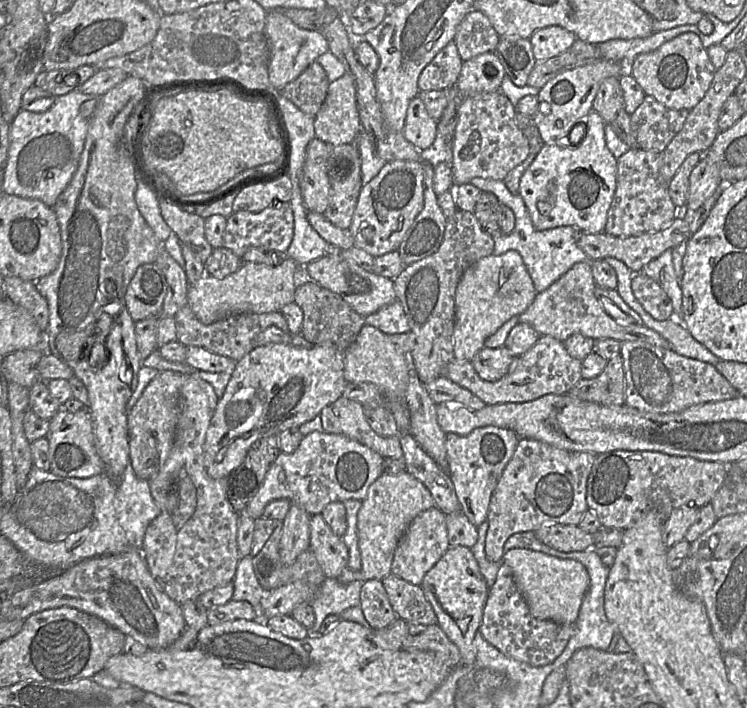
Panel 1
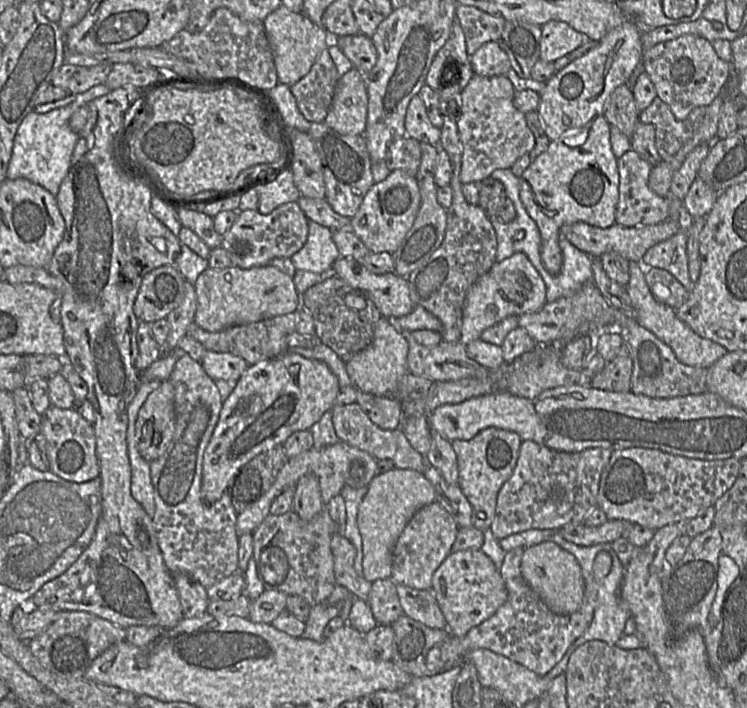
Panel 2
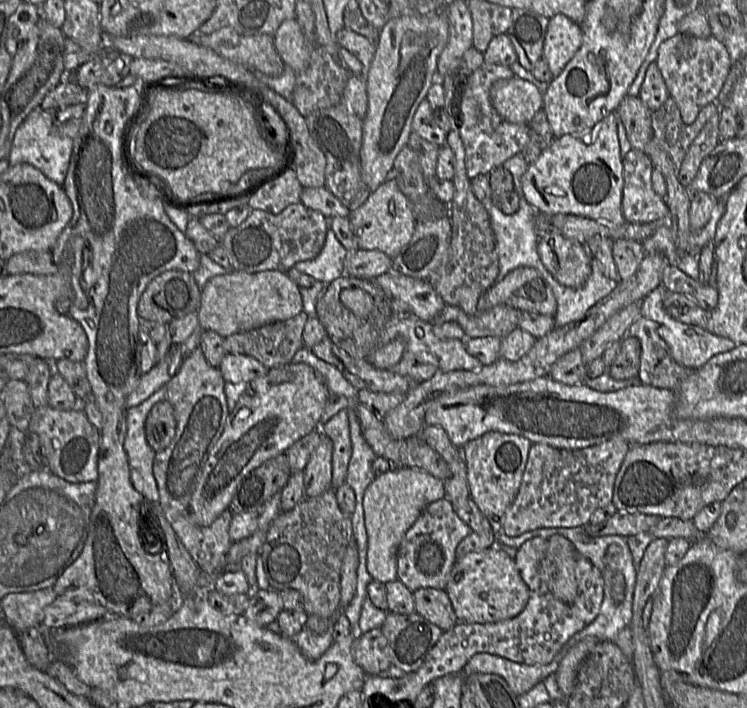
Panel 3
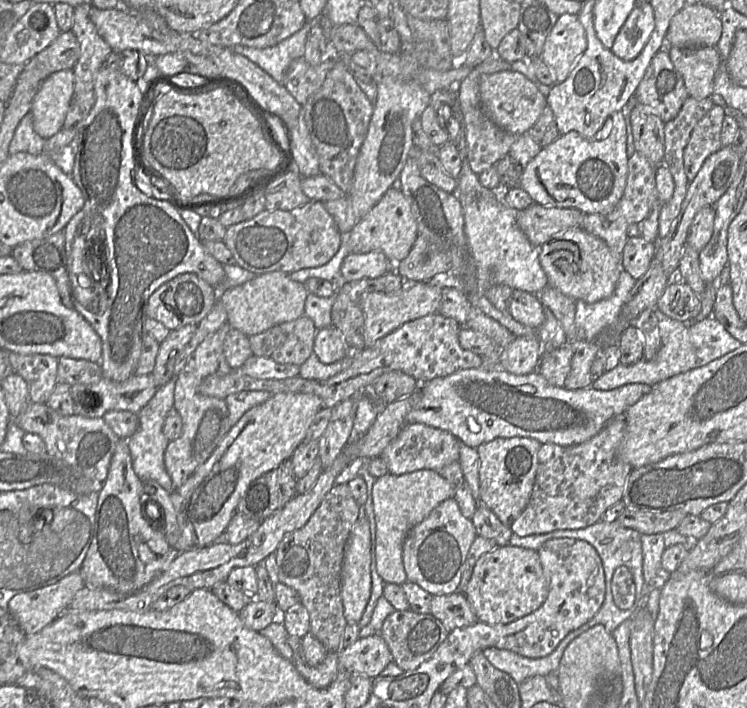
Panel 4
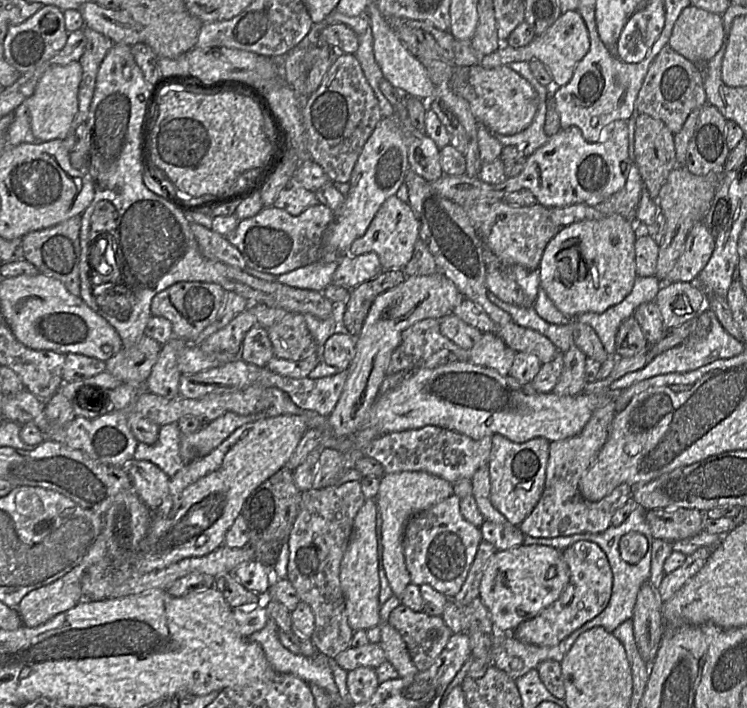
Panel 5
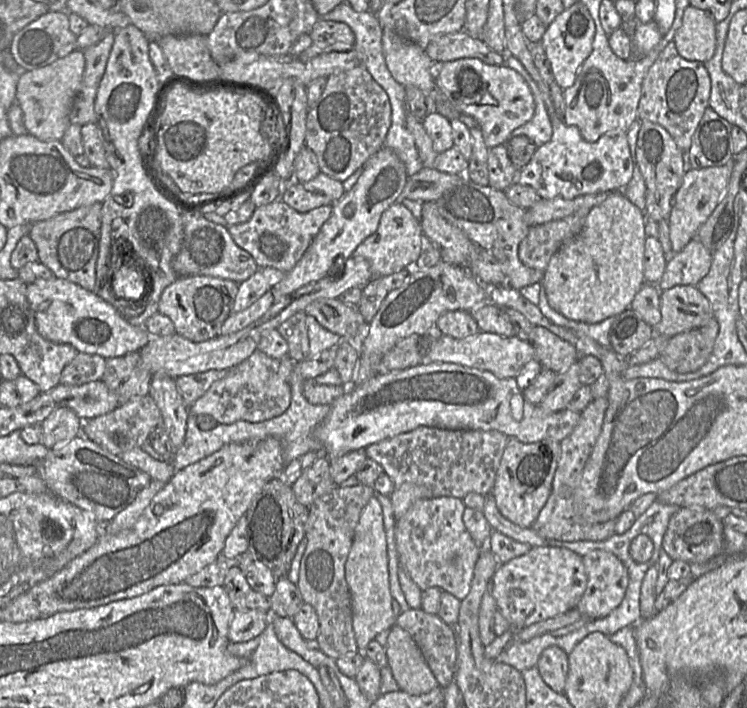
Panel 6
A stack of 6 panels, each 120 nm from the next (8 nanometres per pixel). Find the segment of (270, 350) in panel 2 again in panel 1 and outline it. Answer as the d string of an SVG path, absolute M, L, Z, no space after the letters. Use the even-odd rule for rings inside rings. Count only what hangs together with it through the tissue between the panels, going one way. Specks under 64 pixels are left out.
M189 304L181 307L174 316L176 322L177 340L185 346L196 346L209 350L215 354L231 358L235 362L241 360L257 345L255 339L259 333L270 326L276 326L283 331L288 331L288 325L281 312L269 313L241 313L234 314L205 325L198 320Z

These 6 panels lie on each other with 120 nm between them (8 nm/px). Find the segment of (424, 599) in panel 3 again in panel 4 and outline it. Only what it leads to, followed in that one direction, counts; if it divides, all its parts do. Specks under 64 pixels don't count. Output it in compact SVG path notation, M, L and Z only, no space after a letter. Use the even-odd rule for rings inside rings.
M462 592L432 596L430 614L437 618L448 631L479 622Z

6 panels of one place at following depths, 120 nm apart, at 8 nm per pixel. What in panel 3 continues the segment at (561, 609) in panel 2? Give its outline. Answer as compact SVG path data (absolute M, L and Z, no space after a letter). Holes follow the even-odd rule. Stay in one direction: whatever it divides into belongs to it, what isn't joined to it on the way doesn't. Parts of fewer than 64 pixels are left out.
M552 535L547 541L547 551L540 563L540 578L556 599L570 604L578 592L575 566L579 553L561 535Z

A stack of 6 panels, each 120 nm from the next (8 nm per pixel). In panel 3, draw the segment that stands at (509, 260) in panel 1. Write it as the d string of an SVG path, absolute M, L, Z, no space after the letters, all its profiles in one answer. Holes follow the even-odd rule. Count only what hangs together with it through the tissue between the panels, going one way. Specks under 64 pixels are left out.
M531 267L515 268L488 288L478 299L477 315L500 304L547 316L557 311L550 285Z

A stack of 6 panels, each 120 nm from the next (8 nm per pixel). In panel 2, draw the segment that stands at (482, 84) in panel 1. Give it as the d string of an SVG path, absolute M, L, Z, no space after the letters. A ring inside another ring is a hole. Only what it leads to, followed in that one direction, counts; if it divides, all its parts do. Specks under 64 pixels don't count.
M498 41L483 44L469 59L474 75L493 77L506 75L511 68L507 53Z

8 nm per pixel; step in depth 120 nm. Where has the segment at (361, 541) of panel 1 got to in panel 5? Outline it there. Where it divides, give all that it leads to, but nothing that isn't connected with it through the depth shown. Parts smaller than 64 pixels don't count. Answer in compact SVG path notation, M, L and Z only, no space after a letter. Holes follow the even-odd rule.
M427 472L386 473L380 478L379 491L375 501L382 517L382 564L389 585L394 595L399 599L411 583L403 552L404 532L407 522L413 515L430 508L453 494L451 483Z

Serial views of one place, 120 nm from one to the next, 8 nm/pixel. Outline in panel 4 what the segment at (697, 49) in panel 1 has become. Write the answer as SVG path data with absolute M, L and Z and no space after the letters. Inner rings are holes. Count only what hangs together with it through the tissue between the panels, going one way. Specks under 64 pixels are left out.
M669 47L668 54L684 80L689 98L697 100L710 98L714 77L721 64L718 49Z

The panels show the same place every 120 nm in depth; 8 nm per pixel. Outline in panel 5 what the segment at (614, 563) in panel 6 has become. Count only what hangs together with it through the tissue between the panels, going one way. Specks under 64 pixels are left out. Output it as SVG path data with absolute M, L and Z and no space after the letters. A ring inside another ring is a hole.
M578 541L562 551L570 572L569 583L560 597L535 617L524 621L510 635L527 644L556 646L571 633L599 615L608 605L613 574L603 550L595 543Z

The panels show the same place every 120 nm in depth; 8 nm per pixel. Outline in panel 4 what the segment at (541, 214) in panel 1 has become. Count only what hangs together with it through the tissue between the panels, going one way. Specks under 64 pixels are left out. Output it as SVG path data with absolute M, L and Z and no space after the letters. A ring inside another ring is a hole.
M615 112L611 115L612 129L602 141L587 139L576 131L560 135L523 168L518 186L529 194L535 204L547 207L574 208L584 214L608 214L620 201L627 181L628 156L627 134L624 117ZM582 228L565 230L540 246L539 263L548 278L548 286L574 301L586 303L610 297L623 270L621 256L615 255L602 239Z

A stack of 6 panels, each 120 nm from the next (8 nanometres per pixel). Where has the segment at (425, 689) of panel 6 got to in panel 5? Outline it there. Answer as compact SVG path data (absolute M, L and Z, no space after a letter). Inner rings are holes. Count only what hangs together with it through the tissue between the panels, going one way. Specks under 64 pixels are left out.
M390 624L381 625L381 642L386 660L393 665L400 677L413 676L419 672L399 632Z

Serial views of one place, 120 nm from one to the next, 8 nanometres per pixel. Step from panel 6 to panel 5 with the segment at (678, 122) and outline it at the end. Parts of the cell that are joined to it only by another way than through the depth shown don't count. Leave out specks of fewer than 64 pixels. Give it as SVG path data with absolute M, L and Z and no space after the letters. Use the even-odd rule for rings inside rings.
M666 45L648 69L635 101L635 112L661 120L673 134L676 134L682 129L689 114L706 104L708 103L702 68Z

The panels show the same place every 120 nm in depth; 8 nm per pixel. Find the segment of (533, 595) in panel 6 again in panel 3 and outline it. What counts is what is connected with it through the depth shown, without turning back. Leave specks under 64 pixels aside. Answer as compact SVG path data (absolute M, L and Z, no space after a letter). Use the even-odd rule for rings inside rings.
M492 547L480 552L471 552L456 559L445 588L459 622L491 623L518 616L529 600L529 588L520 576L515 561L499 547Z

